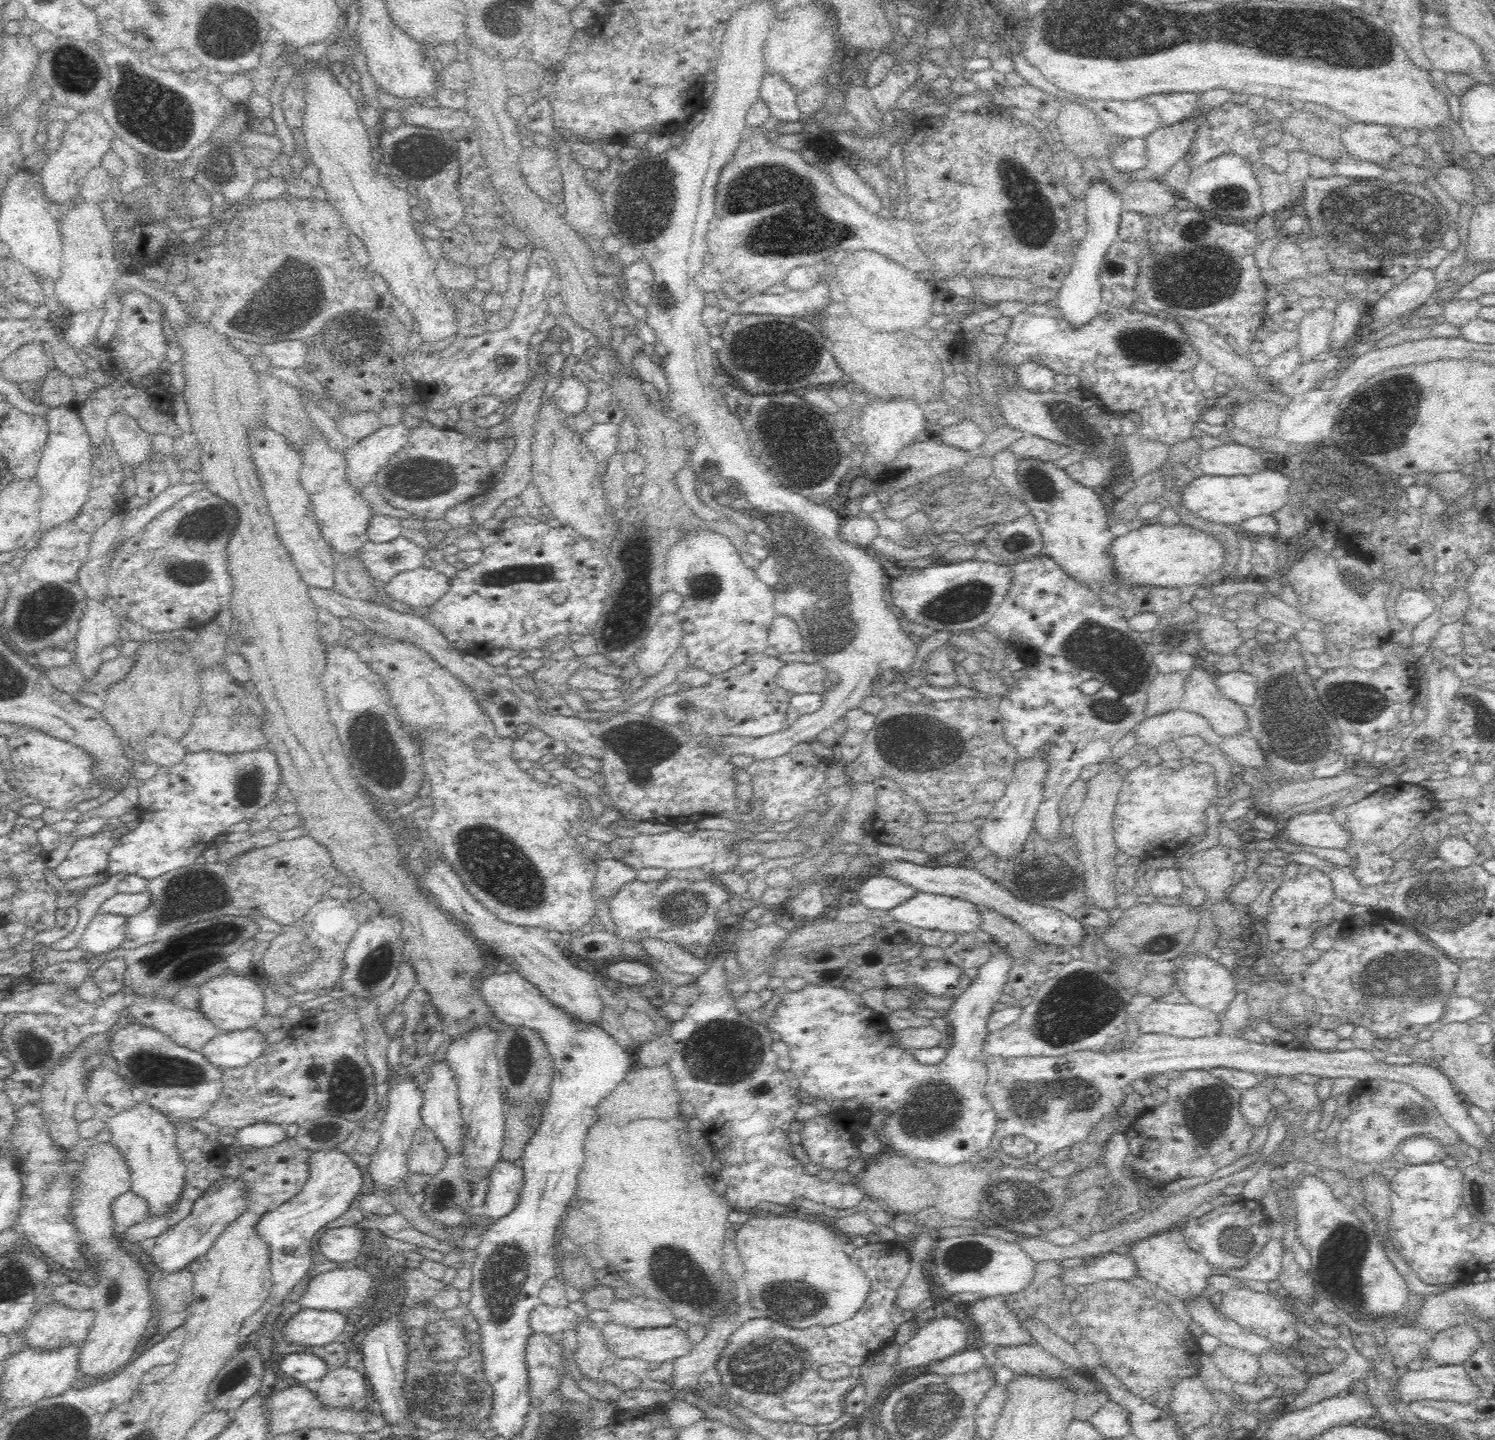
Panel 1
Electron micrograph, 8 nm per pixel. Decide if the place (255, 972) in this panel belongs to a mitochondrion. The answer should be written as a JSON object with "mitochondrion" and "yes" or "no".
{"mitochondrion":"no"}

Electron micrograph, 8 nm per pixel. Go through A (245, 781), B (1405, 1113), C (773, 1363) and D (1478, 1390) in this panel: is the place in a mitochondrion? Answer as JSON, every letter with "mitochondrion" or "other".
{"A":"mitochondrion","B":"mitochondrion","C":"mitochondrion","D":"other"}

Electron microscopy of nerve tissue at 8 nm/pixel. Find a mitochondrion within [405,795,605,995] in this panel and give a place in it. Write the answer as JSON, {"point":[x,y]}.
{"point":[510,875]}

